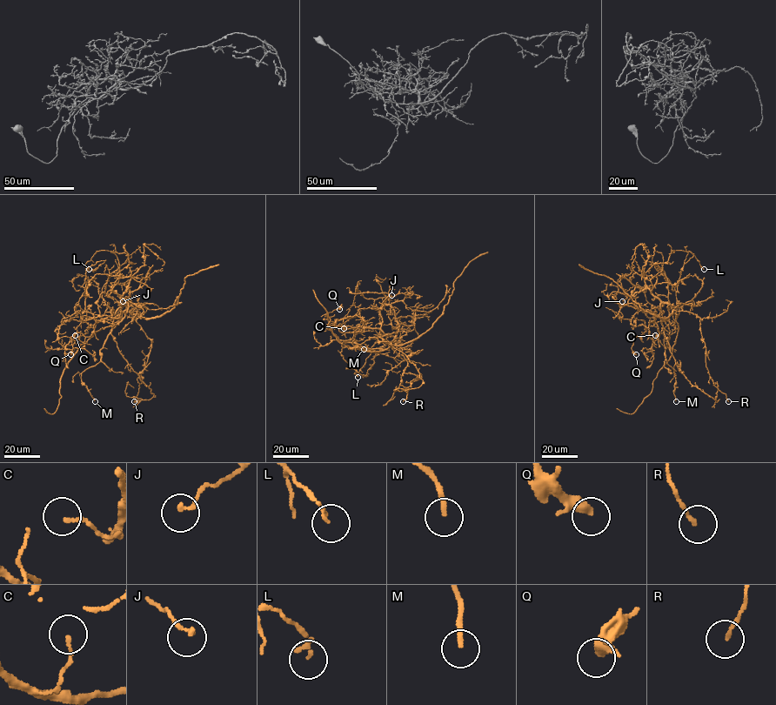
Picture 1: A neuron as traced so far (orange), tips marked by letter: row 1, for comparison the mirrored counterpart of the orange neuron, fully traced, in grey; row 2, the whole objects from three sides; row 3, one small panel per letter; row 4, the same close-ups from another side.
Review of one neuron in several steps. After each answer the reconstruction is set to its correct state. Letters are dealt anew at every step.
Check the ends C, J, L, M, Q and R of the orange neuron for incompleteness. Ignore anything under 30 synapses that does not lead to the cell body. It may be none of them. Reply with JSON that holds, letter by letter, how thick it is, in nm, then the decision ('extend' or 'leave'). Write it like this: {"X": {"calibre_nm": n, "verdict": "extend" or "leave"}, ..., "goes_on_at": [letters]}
{"C": {"calibre_nm": 120, "verdict": "leave"}, "J": {"calibre_nm": 160, "verdict": "leave"}, "L": {"calibre_nm": 140, "verdict": "leave"}, "M": {"calibre_nm": 200, "verdict": "leave"}, "Q": {"calibre_nm": 440, "verdict": "leave"}, "R": {"calibre_nm": 140, "verdict": "leave"}, "goes_on_at": []}

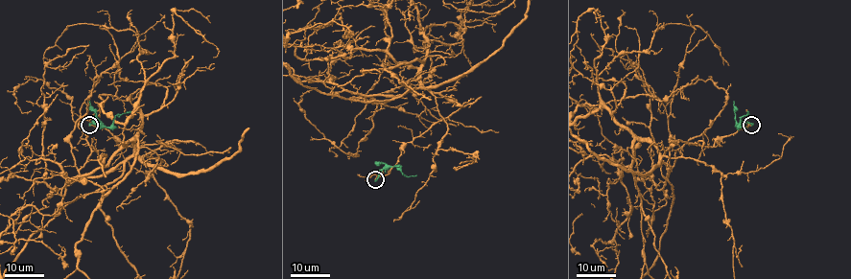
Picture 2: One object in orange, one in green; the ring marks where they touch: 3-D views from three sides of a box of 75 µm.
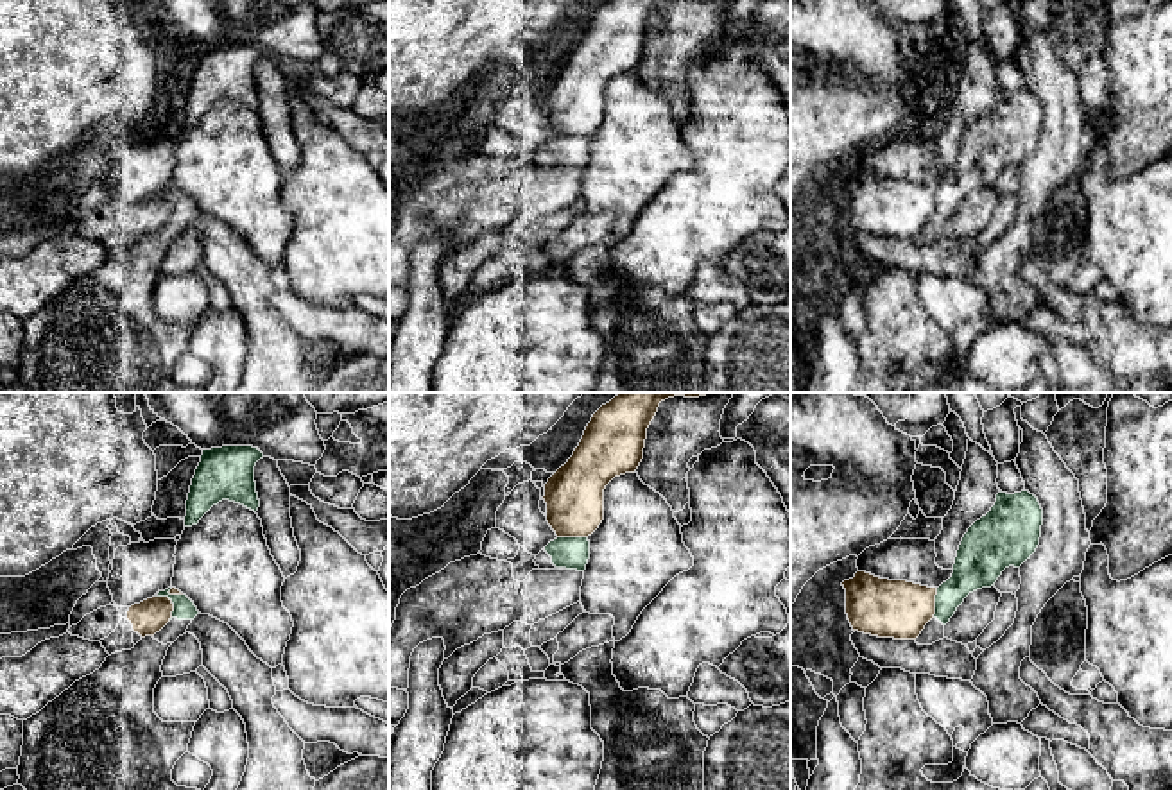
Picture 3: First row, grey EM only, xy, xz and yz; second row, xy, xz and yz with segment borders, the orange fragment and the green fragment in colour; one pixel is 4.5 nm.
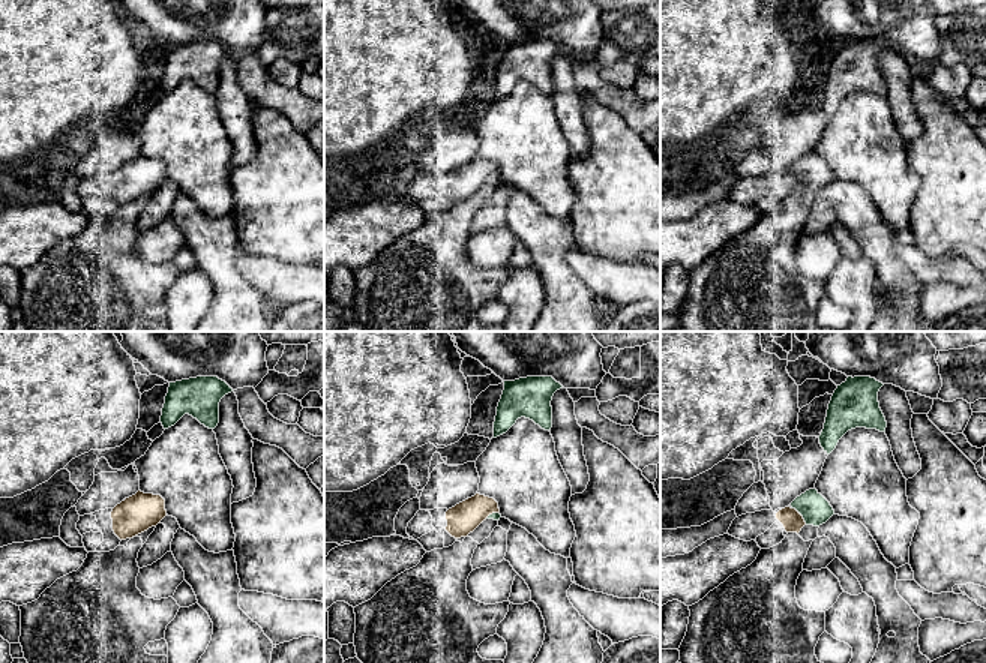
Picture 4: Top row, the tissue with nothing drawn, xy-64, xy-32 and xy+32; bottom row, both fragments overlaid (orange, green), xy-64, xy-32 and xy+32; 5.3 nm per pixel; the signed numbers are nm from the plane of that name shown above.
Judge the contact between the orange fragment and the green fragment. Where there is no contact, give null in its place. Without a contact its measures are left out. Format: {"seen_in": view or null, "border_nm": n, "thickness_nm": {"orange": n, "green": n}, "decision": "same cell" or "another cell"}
{"seen_in": "xy", "border_nm": 140, "thickness_nm": {"orange": 160, "green": 100}, "decision": "another cell"}

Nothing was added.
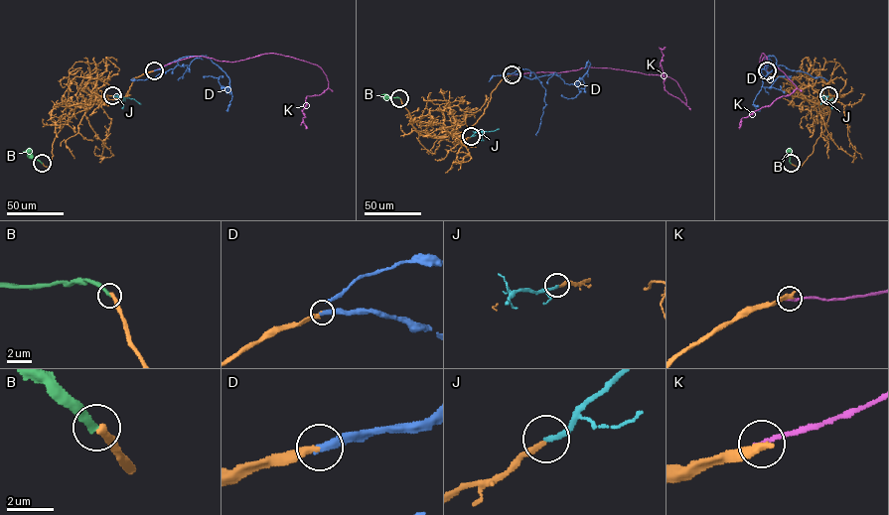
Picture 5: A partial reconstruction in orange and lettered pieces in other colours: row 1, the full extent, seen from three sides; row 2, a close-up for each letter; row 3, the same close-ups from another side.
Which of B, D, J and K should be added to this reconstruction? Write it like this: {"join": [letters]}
{"join": ["D", "J"]}

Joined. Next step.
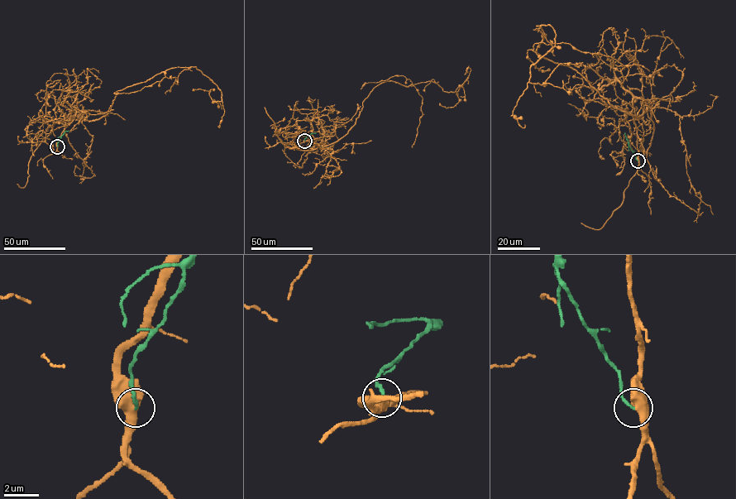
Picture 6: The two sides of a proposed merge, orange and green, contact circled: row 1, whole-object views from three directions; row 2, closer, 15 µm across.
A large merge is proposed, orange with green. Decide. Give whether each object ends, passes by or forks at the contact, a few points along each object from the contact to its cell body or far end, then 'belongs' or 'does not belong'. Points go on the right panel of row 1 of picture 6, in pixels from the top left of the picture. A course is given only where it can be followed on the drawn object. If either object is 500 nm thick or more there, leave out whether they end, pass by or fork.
orange runs (638, 160), (644, 102), (614, 108), (537, 52), (537, 26), (555, 45), (529, 81), (574, 64); green runs (637, 160), (624, 132); belongs

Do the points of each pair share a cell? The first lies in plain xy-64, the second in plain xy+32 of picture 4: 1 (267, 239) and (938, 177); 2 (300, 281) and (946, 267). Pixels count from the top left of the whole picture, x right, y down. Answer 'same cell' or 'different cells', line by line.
1: same cell
2: same cell

